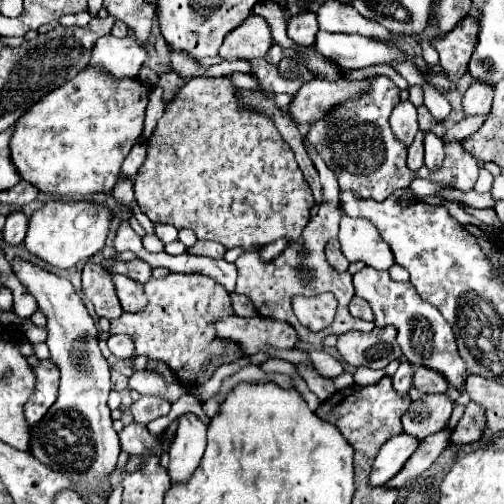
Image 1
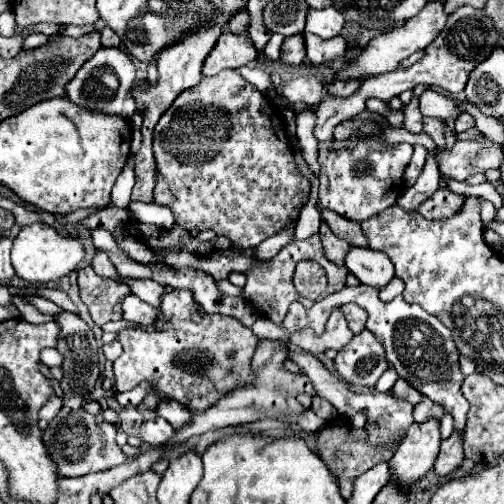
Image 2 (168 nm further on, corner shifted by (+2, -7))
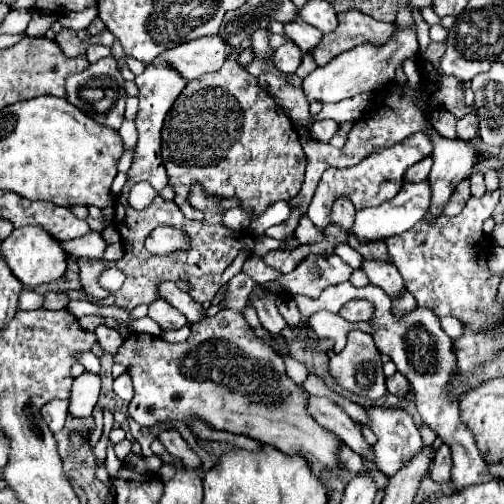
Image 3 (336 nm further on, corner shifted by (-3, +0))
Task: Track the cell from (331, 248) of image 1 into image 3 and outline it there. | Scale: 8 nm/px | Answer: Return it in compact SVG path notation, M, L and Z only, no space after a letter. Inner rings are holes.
M337 199L333 209L331 209L331 223L341 225L341 229L351 229L353 215L355 215L355 207L351 205L351 201L349 199Z

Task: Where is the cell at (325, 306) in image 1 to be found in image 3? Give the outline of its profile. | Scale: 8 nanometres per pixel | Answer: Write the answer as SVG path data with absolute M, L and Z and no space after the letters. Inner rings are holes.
M349 281L327 287L319 299L309 299L309 297L297 295L295 303L297 303L301 315L305 319L309 319L313 313L317 313L321 309L339 313L339 309L351 299L367 299L373 303L375 311L373 311L373 319L369 321L369 325L375 329L373 331L375 345L381 353L389 355L393 359L393 363L397 365L397 371L409 379L413 393L415 393L415 403L417 403L419 415L443 439L443 443L447 443L451 447L451 453L453 453L451 481L455 483L457 491L461 491L469 485L475 485L475 483L491 481L493 475L487 471L487 463L479 457L481 453L475 445L473 433L469 433L469 427L461 421L461 411L459 411L461 401L451 397L453 395L451 381L457 375L457 355L453 355L453 339L441 329L437 315L425 307L415 307L413 311L397 317L391 309L391 299L385 297L385 293L381 293L381 289L377 289L375 285L357 289Z

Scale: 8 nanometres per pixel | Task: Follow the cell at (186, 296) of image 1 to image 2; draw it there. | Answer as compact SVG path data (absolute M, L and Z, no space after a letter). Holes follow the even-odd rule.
M172 290L164 294L162 300L162 312L158 318L158 332L142 332L136 328L126 328L118 334L118 340L124 348L122 356L114 360L114 378L116 378L116 390L132 390L140 382L150 382L148 396L138 404L138 410L156 410L160 402L176 400L182 406L190 408L192 412L204 412L210 406L214 406L222 396L236 388L244 388L254 382L252 372L252 354L256 350L258 338L254 332L246 326L242 326L238 320L222 314L198 314L194 308L194 298L190 290Z

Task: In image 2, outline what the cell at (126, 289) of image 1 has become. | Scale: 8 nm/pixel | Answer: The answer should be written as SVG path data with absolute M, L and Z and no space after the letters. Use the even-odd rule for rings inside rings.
M130 294L122 300L122 310L124 310L124 320L130 320L134 324L144 324L150 326L158 320L158 310L152 308L150 304L142 302L138 296Z

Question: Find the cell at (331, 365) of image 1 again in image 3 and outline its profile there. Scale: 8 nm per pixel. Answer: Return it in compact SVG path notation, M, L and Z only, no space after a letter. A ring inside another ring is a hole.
M365 407L367 417L369 417L369 427L377 435L377 443L373 445L373 455L375 455L375 465L379 471L383 471L387 477L395 475L395 471L407 463L417 451L421 451L423 441L421 435L413 423L413 417L403 409L403 407Z

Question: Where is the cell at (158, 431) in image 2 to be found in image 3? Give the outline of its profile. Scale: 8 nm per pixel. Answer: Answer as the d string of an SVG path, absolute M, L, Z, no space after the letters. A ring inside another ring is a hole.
M167 429L167 431L161 431L157 435L157 439L165 445L165 449L177 457L179 461L183 461L183 465L187 469L193 469L193 467L199 467L201 465L201 459L197 457L197 453L187 445L187 441L181 437L181 433L177 429Z

